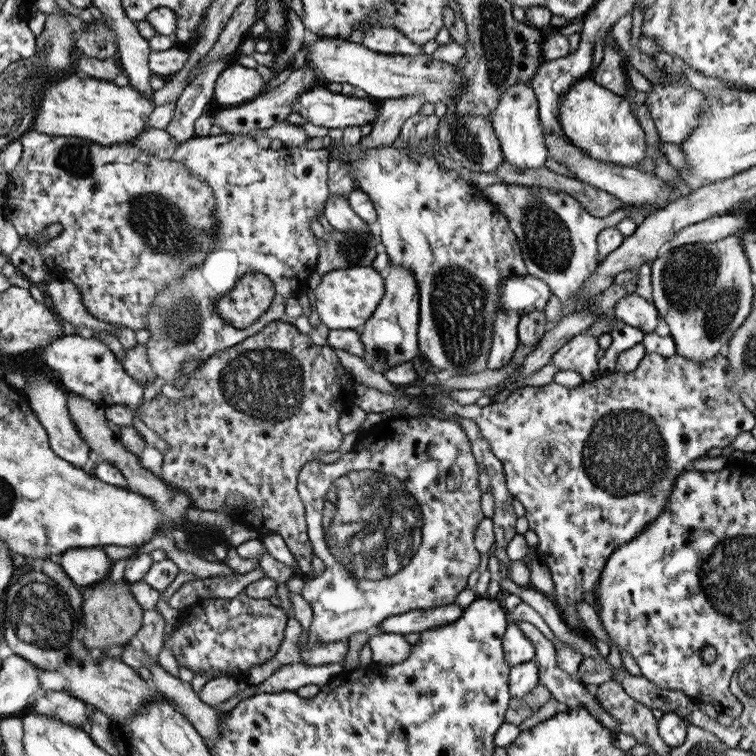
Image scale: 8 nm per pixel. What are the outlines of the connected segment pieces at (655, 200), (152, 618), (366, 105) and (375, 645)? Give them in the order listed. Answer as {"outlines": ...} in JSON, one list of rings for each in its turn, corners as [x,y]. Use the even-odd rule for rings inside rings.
{"outlines":[[[[542,126],[542,130],[550,156],[556,162],[564,164],[574,174],[575,178],[581,180],[582,183],[608,192],[608,194],[619,198],[623,204],[632,206],[650,205],[650,207],[660,207],[660,205],[666,206],[666,201],[670,204],[674,200],[674,190],[670,186],[666,186],[666,182],[658,179],[653,173],[644,173],[636,168],[625,168],[609,162],[598,161],[590,157],[584,149],[574,145],[566,135],[556,135],[552,131],[546,131],[544,126]]],[[[158,608],[143,611],[143,621],[138,638],[142,642],[142,651],[152,660],[158,661],[164,645],[166,621]]],[[[324,83],[294,99],[291,112],[324,128],[346,128],[373,124],[379,106],[371,98],[358,98],[330,91]]],[[[381,633],[370,637],[373,663],[380,665],[395,665],[404,662],[410,655],[412,646],[402,634]]]]}

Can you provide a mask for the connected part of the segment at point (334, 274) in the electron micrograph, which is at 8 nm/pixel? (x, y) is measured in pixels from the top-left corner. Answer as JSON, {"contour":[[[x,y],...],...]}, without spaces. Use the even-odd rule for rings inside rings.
{"contour":[[[373,266],[336,269],[321,275],[321,282],[314,289],[321,323],[330,329],[359,330],[384,297],[384,287],[384,276]]]}

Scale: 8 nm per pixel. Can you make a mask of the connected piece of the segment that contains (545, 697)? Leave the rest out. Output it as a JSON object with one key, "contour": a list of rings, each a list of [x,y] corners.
{"contour":[[[538,685],[522,697],[512,697],[505,714],[505,722],[520,725],[526,718],[536,714],[546,702],[553,698],[545,686]]]}

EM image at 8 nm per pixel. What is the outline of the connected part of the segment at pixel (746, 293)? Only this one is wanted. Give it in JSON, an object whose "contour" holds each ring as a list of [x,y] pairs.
{"contour":[[[740,229],[719,241],[684,244],[664,249],[651,261],[652,304],[670,328],[670,335],[676,341],[676,353],[684,359],[704,363],[716,357],[722,346],[751,313],[754,302],[754,285],[750,279],[752,269],[742,245],[742,236],[748,230],[753,229]]]}

